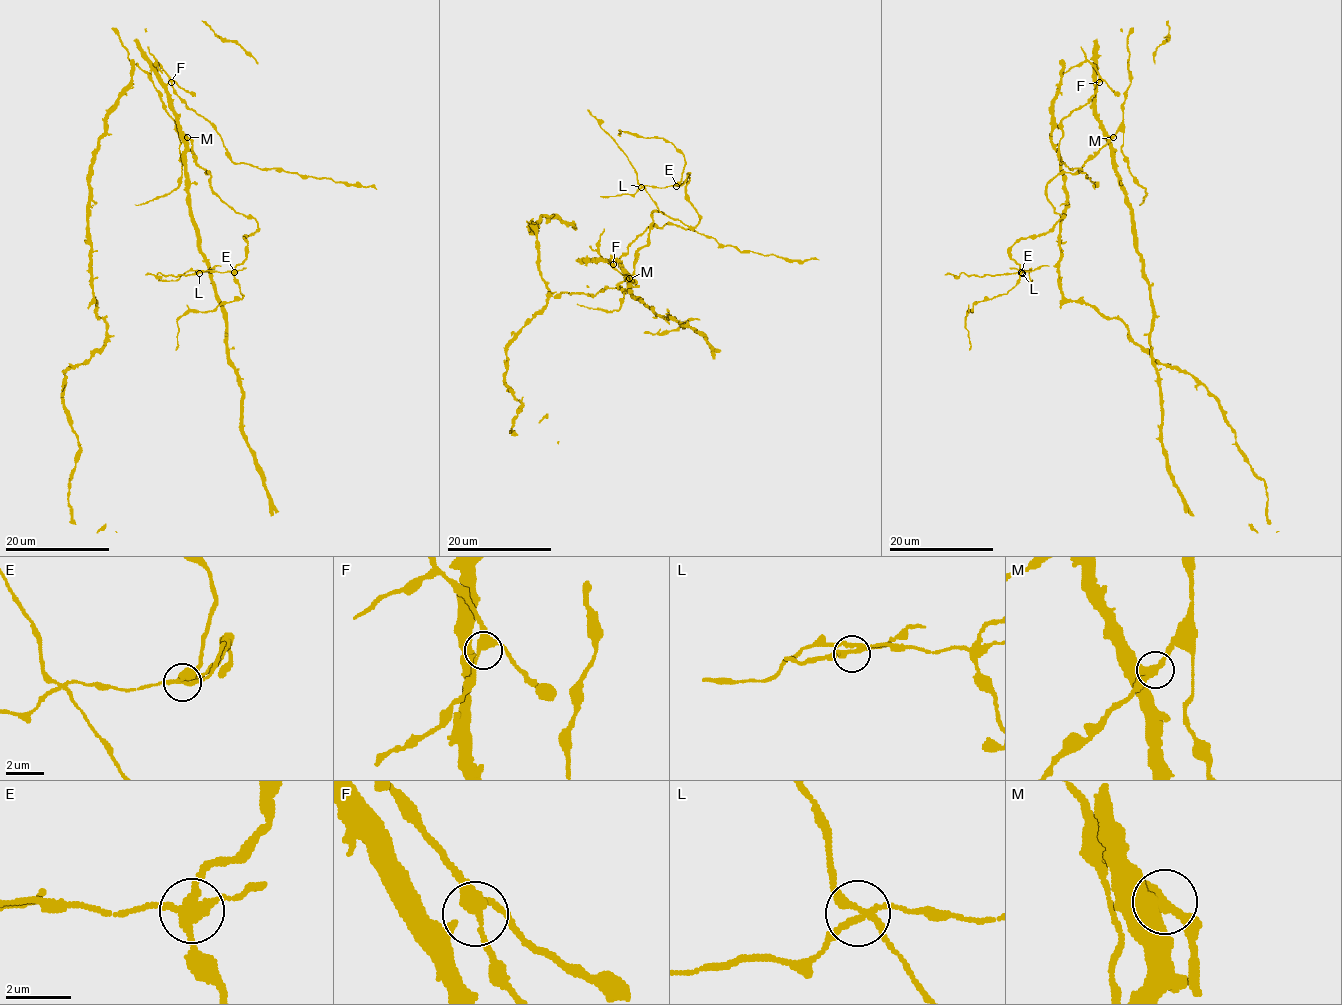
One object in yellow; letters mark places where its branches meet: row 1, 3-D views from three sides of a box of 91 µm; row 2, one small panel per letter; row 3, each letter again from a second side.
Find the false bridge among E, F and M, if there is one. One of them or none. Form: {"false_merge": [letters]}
{"false_merge": ["E"]}

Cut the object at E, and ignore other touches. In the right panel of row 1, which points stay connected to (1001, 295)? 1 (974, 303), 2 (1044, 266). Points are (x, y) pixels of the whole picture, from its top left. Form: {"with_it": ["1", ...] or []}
{"with_it": ["1"]}

